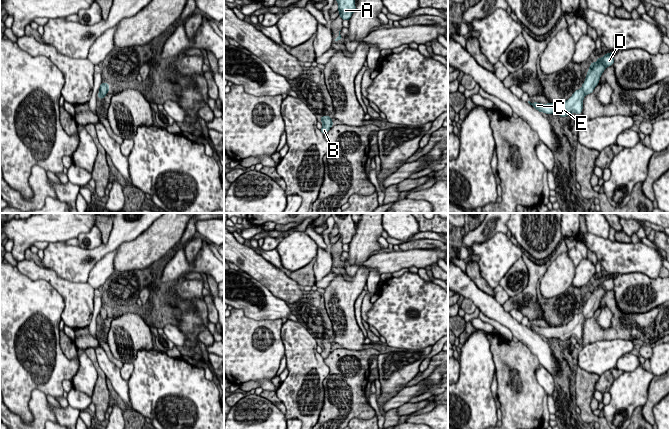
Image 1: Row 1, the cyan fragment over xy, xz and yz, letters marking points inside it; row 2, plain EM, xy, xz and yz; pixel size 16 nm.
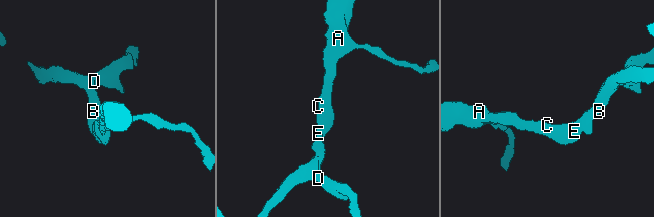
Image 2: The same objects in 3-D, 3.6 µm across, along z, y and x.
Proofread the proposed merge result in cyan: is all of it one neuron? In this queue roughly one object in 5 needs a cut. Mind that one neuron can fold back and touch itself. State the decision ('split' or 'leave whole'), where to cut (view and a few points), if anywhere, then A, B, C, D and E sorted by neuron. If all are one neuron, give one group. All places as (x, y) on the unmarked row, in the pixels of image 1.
leave whole; no cut; A B C D E

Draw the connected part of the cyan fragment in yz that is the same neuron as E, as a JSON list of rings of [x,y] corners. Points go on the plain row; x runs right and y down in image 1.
[[[613,276],[605,278],[602,282],[596,282],[597,287],[591,286],[590,292],[587,296],[586,303],[582,308],[582,312],[574,315],[573,319],[567,324],[560,327],[528,327],[539,336],[546,338],[557,338],[561,341],[566,341],[571,337],[581,338],[583,333],[583,323],[587,318],[593,316],[594,312],[598,309],[600,300],[605,292],[612,290],[614,287]]]

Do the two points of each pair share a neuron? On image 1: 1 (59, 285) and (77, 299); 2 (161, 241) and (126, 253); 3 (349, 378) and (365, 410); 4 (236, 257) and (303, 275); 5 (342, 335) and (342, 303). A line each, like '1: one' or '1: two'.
1: one
2: one
3: one
4: two
5: one

